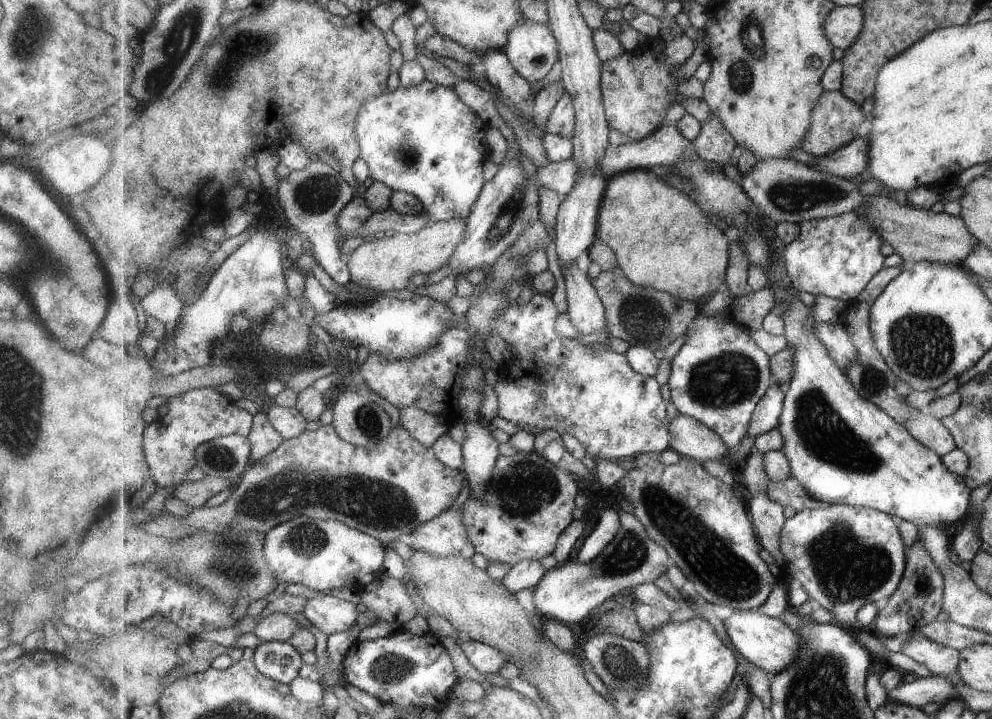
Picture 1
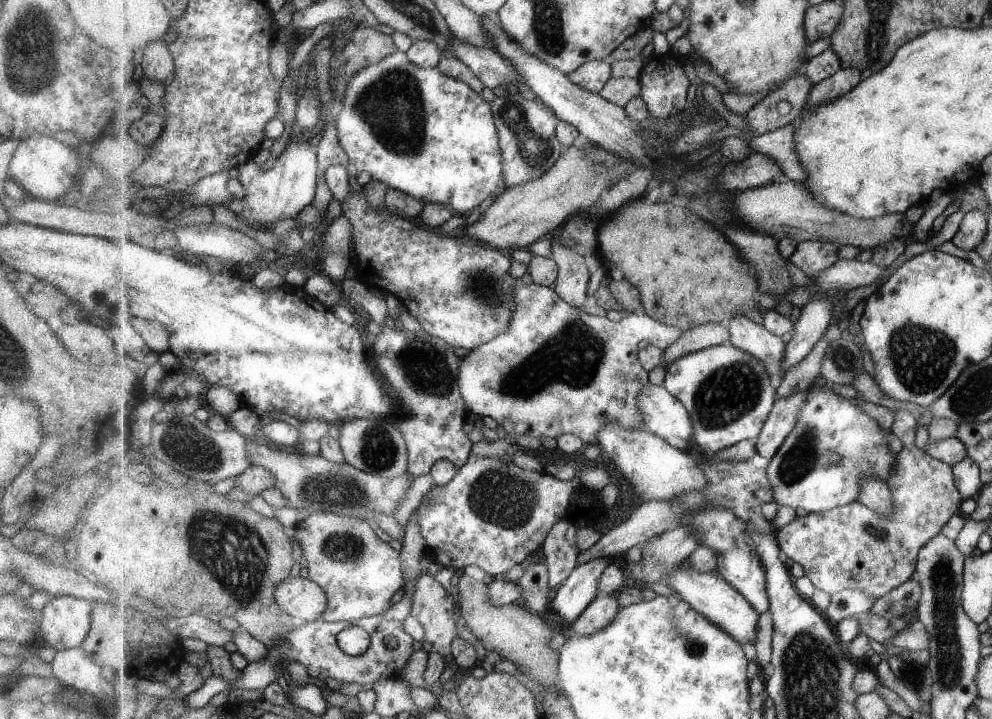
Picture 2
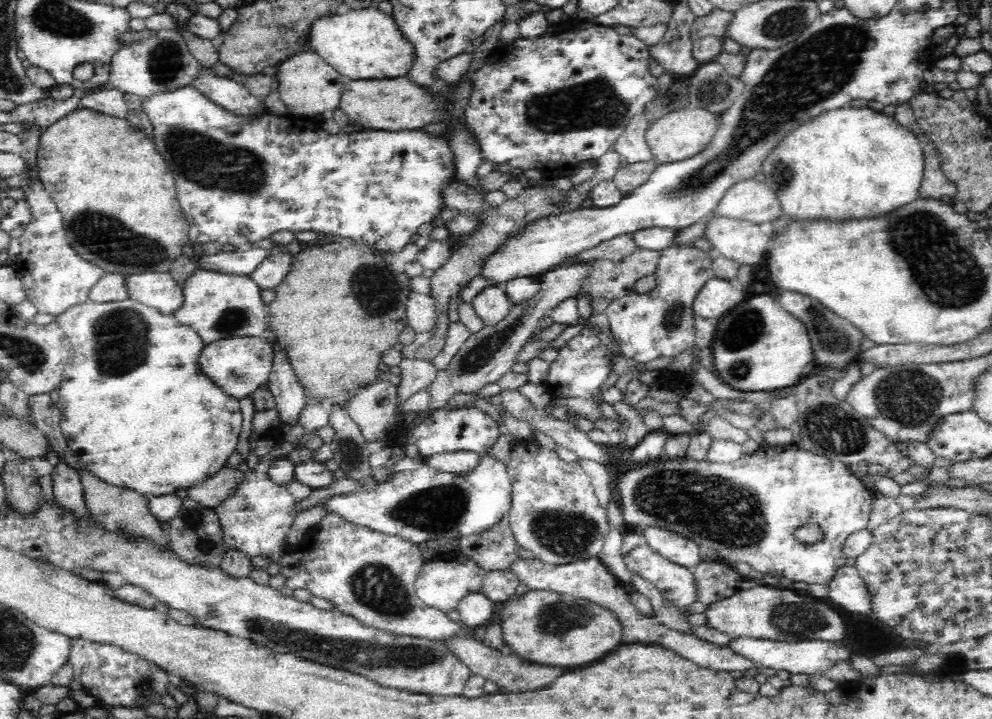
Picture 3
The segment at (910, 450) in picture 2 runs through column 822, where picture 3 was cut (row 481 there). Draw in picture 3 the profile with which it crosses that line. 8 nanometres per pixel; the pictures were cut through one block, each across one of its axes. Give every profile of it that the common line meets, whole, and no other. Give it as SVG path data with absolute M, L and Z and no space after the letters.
M521 440L521 444L511 451L508 474L513 479L511 507L506 516L515 541L520 547L531 550L534 556L547 565L570 564L590 557L598 557L604 538L612 530L607 511L600 505L590 477L584 473L579 463L566 463L555 451L540 446L536 440Z

